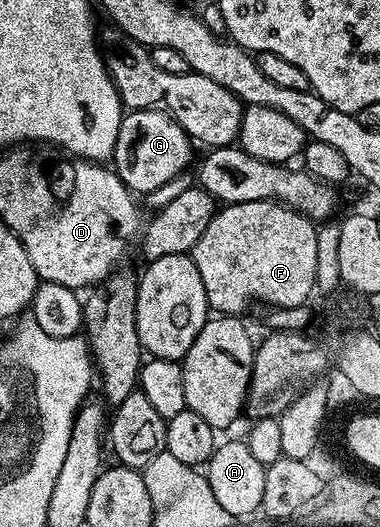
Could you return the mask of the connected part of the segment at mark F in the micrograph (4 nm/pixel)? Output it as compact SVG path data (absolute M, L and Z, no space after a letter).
M281 202L224 205L201 232L189 257L201 272L208 307L219 316L239 316L251 302L293 308L316 293L317 226Z

